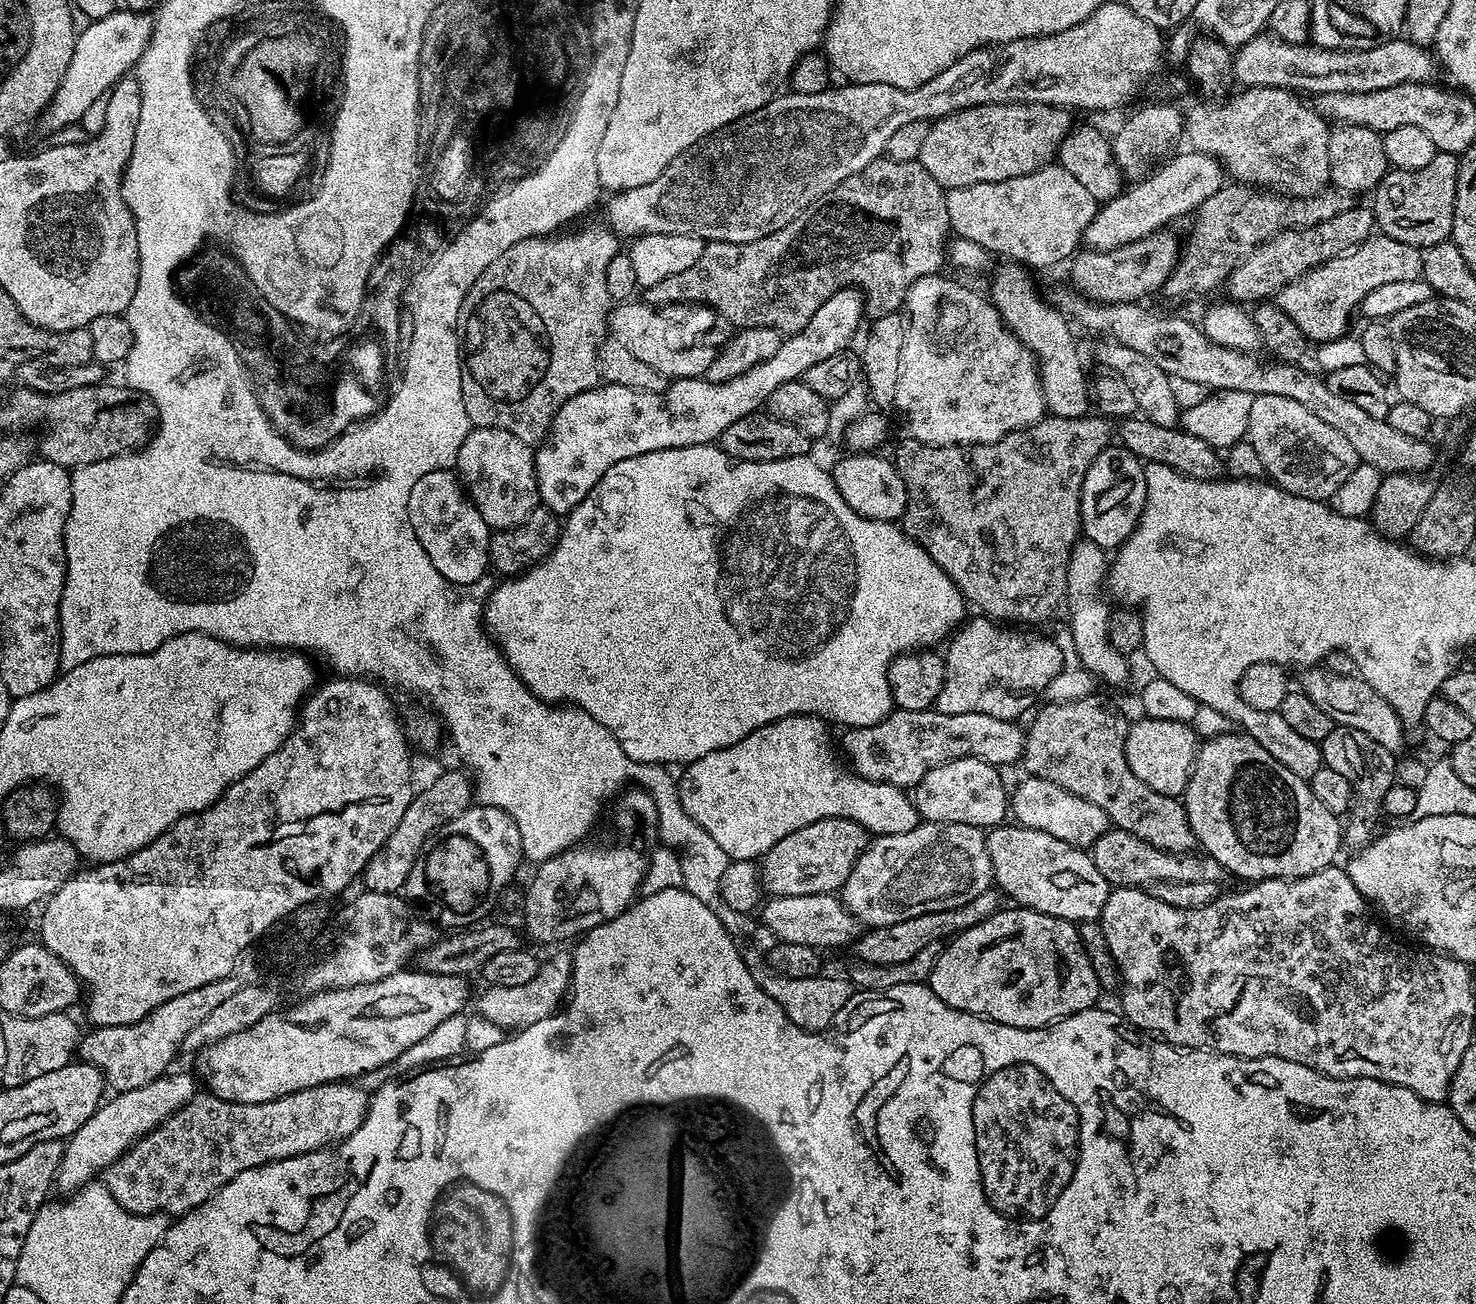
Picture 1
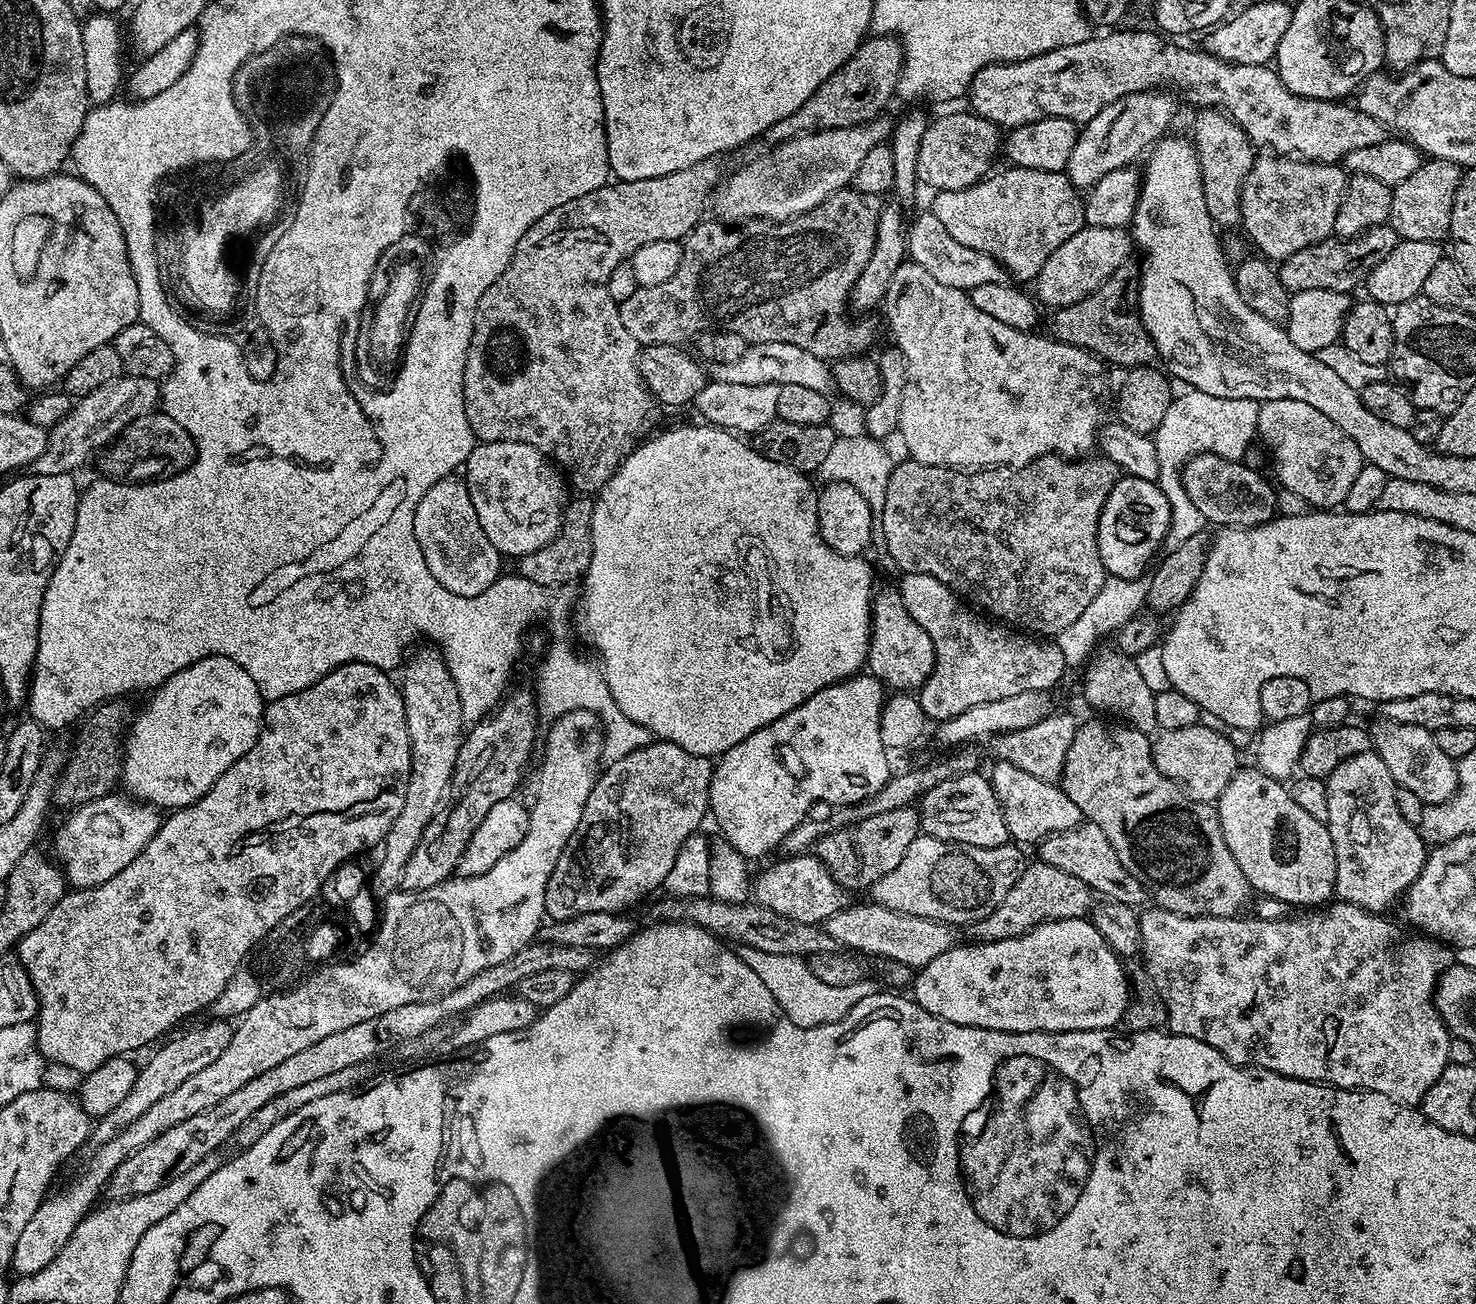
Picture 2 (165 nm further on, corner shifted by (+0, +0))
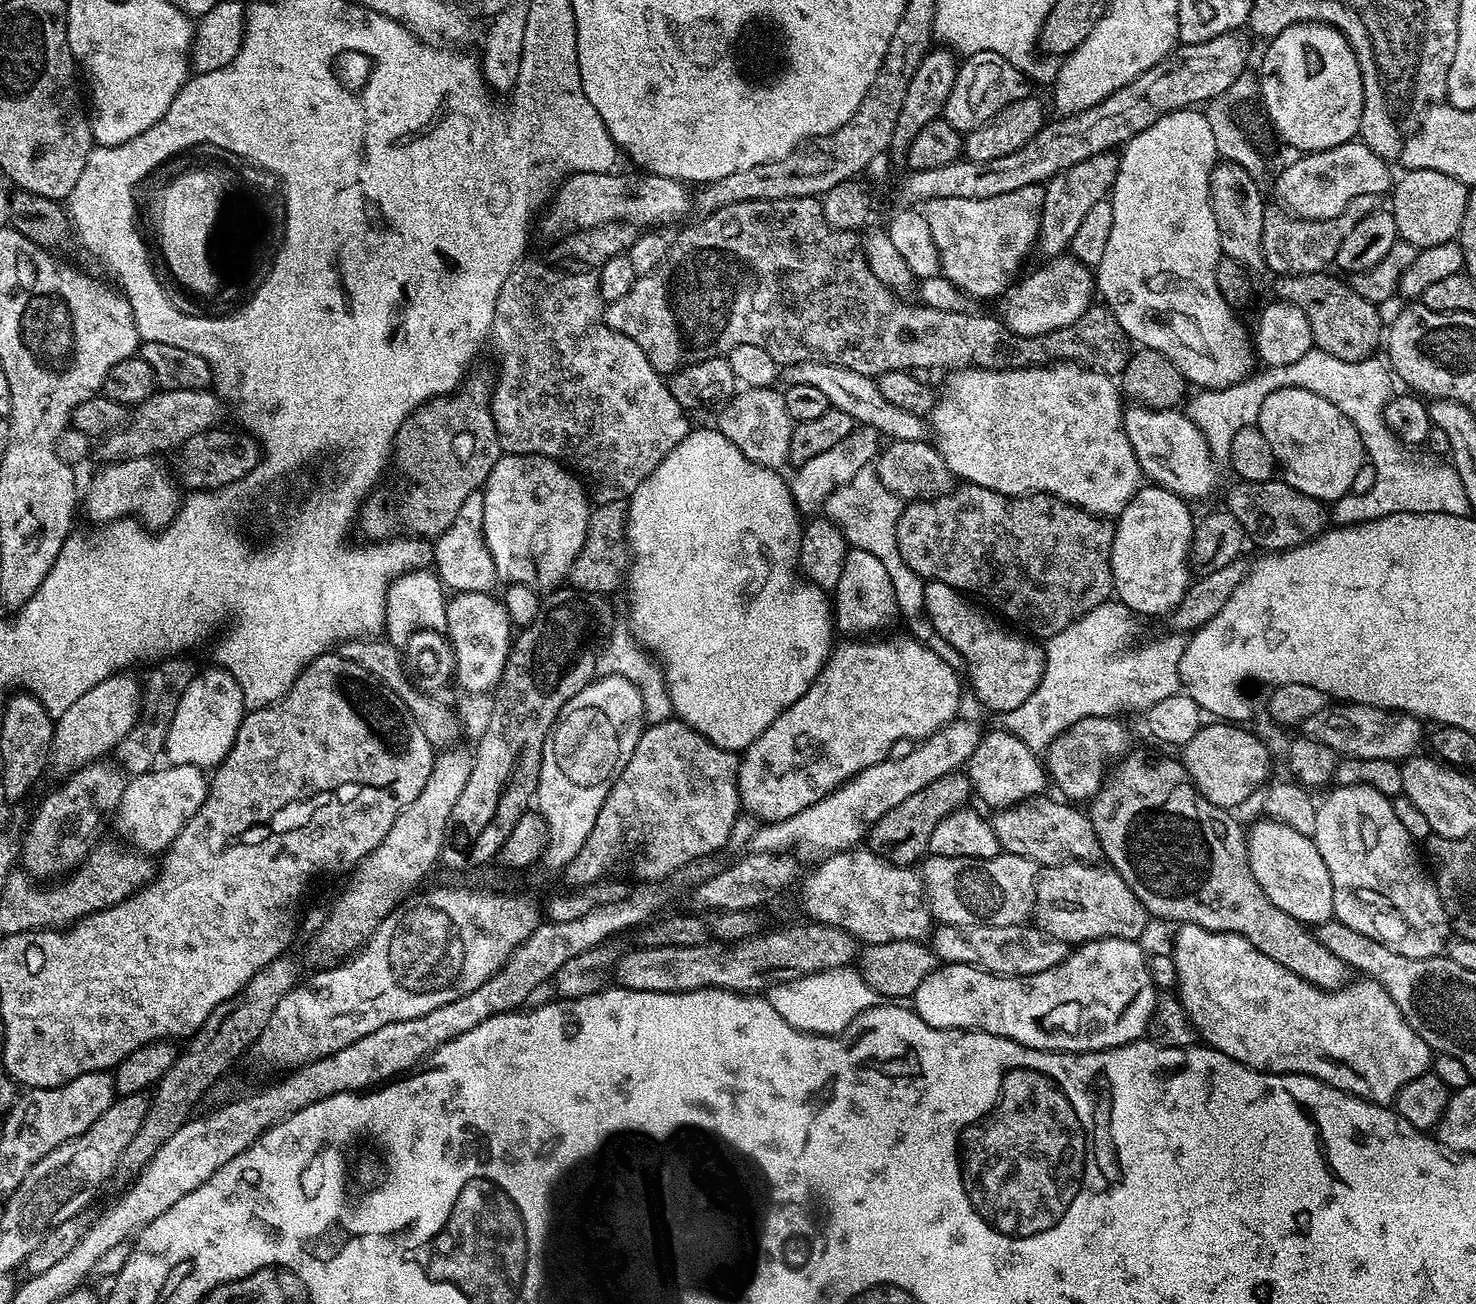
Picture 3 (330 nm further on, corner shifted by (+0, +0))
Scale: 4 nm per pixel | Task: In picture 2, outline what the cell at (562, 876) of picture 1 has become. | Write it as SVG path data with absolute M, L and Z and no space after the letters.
M668 740L649 742L626 758L613 759L612 764L596 777L594 790L586 798L578 830L566 842L550 882L546 882L546 906L549 921L578 918L578 914L599 912L627 913L647 892L661 887L682 849L682 844L693 833L701 831L700 823L709 815L710 782L713 761L706 756L690 754L682 746L674 746Z

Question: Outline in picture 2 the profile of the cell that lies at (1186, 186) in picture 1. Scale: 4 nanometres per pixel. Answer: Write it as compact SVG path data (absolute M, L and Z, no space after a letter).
M1089 224L1080 228L1074 238L1066 238L1066 242L1062 242L1062 246L1058 246L1058 250L1046 258L1046 266L1042 266L1034 281L1035 299L1044 308L1046 306L1048 310L1055 310L1094 294L1094 290L1098 290L1098 286L1102 286L1102 282L1106 282L1106 278L1110 278L1118 266L1127 263L1133 248L1131 233L1123 227L1107 228Z

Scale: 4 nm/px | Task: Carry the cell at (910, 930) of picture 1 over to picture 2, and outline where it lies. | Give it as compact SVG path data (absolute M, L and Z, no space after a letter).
M1039 862L1025 863L1020 876L1010 886L1010 892L986 918L976 920L970 925L971 939L976 942L998 942L1002 938L1014 938L1026 934L1034 926L1045 924L1048 920L1078 920L1091 913L1094 893L1074 874L1066 874L1066 870L1058 870L1058 866L1050 866Z

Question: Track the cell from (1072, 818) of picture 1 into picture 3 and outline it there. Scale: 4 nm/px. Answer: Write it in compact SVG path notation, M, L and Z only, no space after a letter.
M997 730L989 734L981 735L978 746L974 750L974 754L970 754L966 765L966 771L970 782L972 783L972 791L984 804L989 804L989 809L999 810L1001 808L1009 808L1015 804L1020 804L1024 800L1031 800L1039 797L1040 792L1046 785L1046 770L1042 765L1041 759L1037 753L1032 752L1026 746L1026 742L1022 742L1017 736L1013 736L1010 732Z

